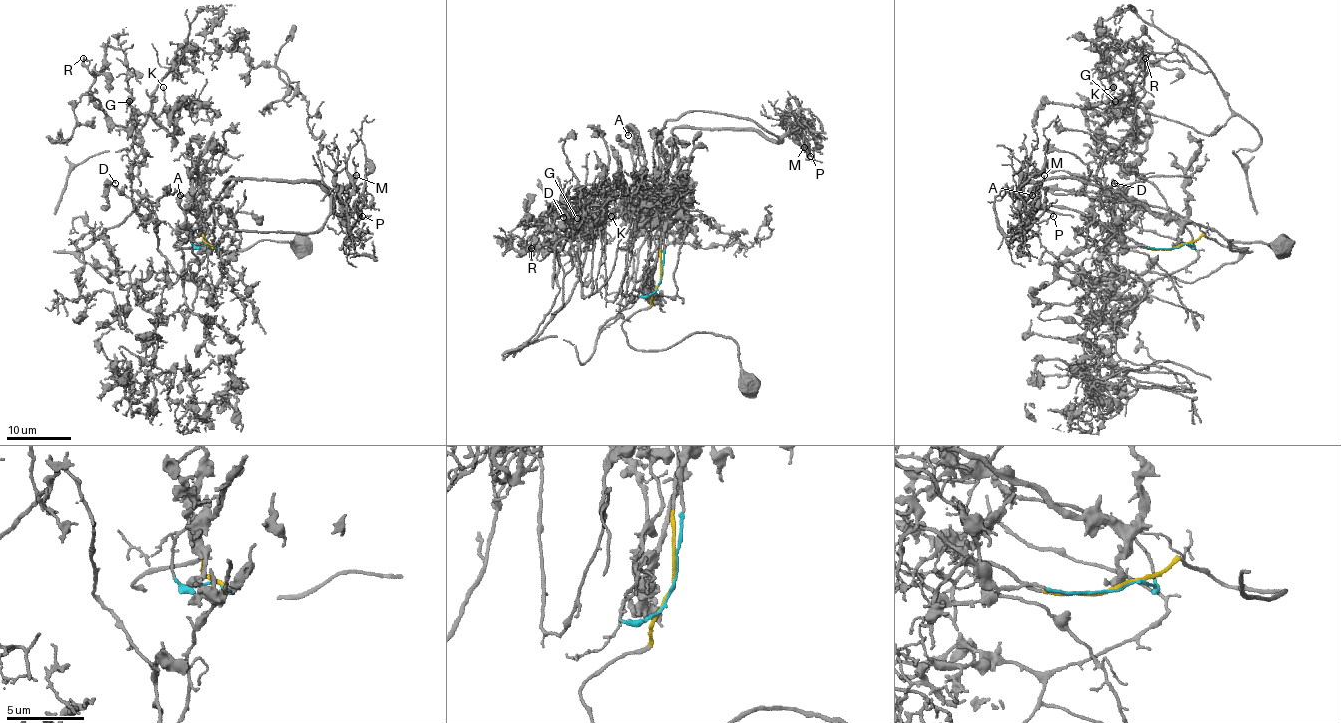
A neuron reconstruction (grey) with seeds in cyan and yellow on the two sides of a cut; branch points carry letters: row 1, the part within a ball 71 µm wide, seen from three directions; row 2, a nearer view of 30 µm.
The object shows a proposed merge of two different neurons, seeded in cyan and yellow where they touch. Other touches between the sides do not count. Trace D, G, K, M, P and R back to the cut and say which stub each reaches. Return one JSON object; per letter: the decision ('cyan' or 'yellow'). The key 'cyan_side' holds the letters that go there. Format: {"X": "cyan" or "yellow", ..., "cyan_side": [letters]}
{"D": "cyan", "G": "cyan", "K": "cyan", "M": "yellow", "P": "yellow", "R": "cyan", "cyan_side": ["D", "G", "K", "R"]}

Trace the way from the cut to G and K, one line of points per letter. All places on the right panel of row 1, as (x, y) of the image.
G: (1178, 246), (1194, 244), (1178, 220), (1071, 194), (1166, 206), (1136, 173), (1150, 120), (1115, 101)
K: (1178, 246), (1194, 244), (1178, 220), (1071, 194), (1166, 206), (1136, 173), (1147, 138), (1108, 109), (1113, 86)

